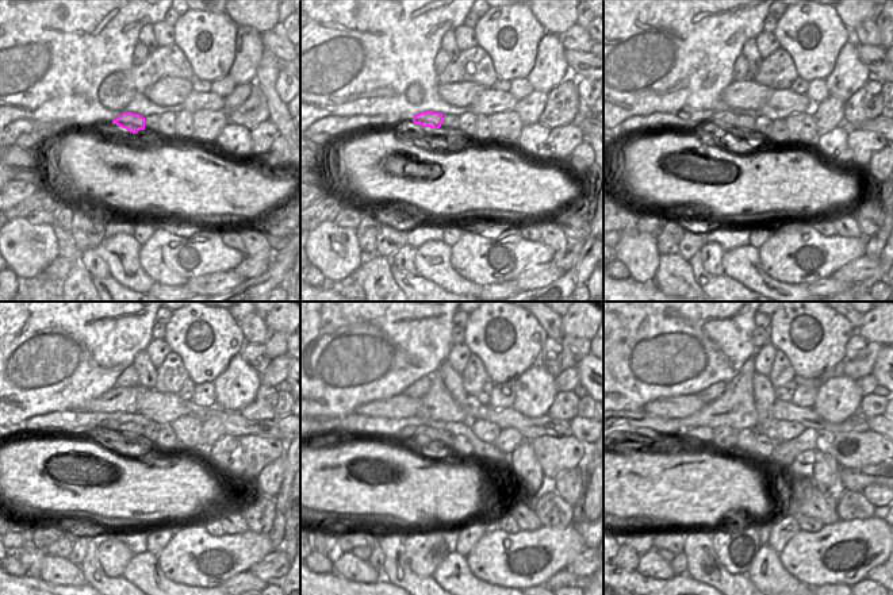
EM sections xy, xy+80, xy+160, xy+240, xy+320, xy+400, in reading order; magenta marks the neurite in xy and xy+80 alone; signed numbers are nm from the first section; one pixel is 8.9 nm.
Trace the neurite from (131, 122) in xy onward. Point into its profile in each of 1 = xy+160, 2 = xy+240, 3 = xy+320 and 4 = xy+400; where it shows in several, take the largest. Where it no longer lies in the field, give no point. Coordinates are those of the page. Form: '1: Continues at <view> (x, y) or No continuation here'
1: Continues at xy+160 (719, 119)
2: Continues at xy+240 (107, 426)
3: Continues at xy+320 (406, 433)
4: Continues at xy+400 (701, 434)

